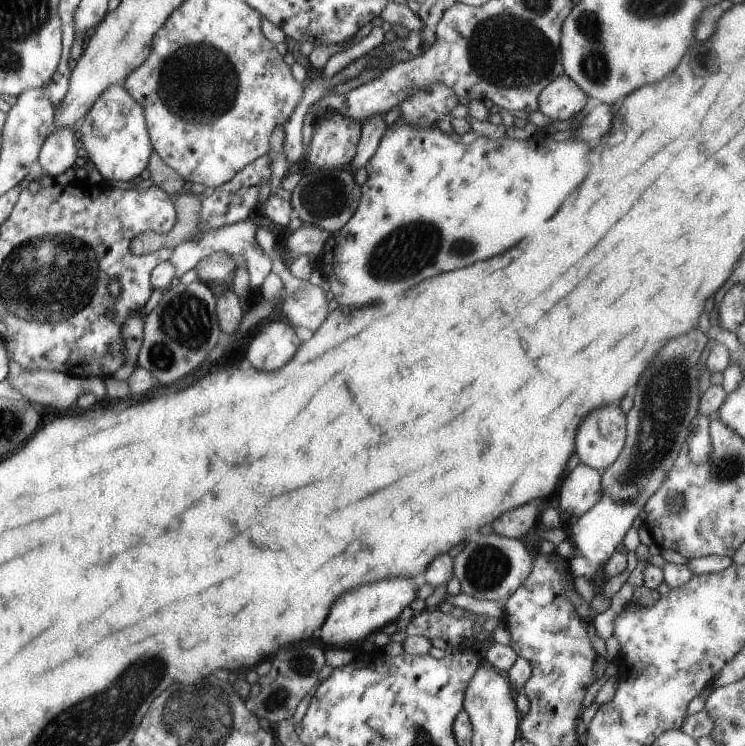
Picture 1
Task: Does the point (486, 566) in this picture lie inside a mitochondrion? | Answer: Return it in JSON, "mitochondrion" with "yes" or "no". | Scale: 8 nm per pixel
{"mitochondrion":"yes"}

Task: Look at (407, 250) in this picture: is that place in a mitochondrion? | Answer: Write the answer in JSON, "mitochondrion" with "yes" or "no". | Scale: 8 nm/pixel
{"mitochondrion":"yes"}

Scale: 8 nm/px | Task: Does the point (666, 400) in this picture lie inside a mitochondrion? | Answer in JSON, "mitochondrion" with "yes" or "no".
{"mitochondrion":"yes"}

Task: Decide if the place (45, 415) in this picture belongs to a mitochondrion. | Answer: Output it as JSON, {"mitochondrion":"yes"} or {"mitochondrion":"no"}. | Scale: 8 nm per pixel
{"mitochondrion":"no"}

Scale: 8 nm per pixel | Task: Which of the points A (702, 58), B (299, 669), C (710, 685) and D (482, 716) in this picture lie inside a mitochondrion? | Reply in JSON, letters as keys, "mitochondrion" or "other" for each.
{"A":"other","B":"mitochondrion","C":"other","D":"other"}

